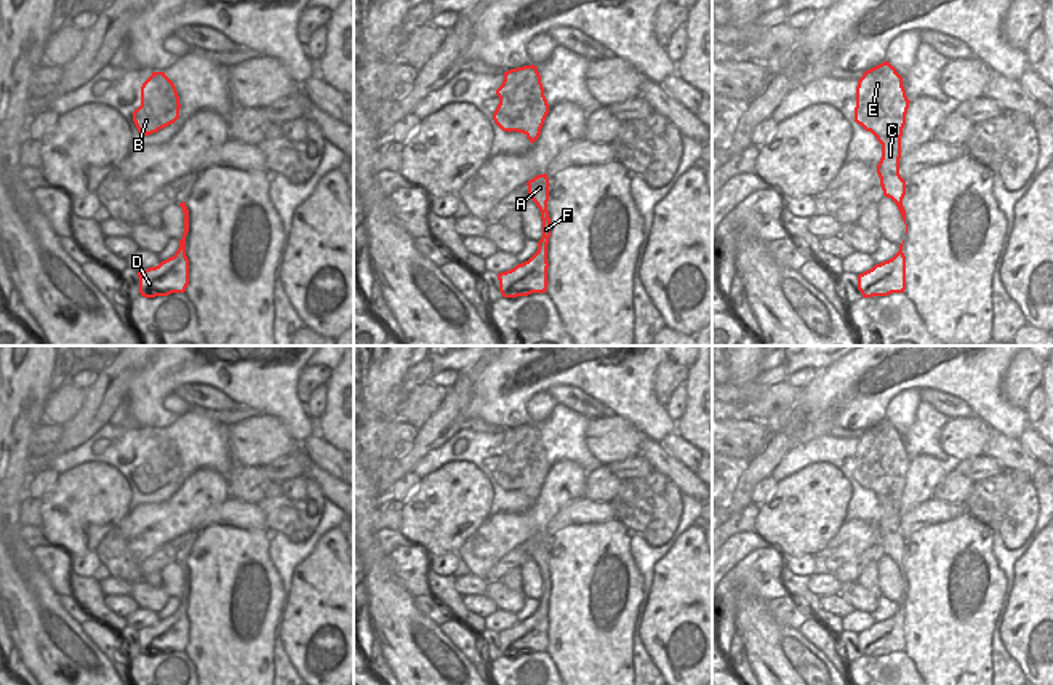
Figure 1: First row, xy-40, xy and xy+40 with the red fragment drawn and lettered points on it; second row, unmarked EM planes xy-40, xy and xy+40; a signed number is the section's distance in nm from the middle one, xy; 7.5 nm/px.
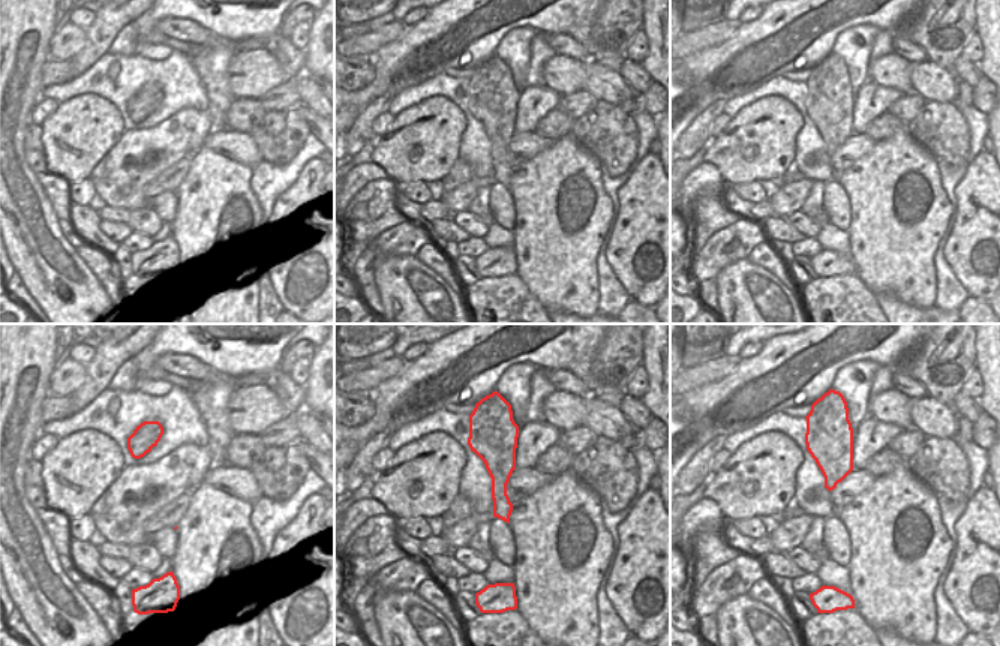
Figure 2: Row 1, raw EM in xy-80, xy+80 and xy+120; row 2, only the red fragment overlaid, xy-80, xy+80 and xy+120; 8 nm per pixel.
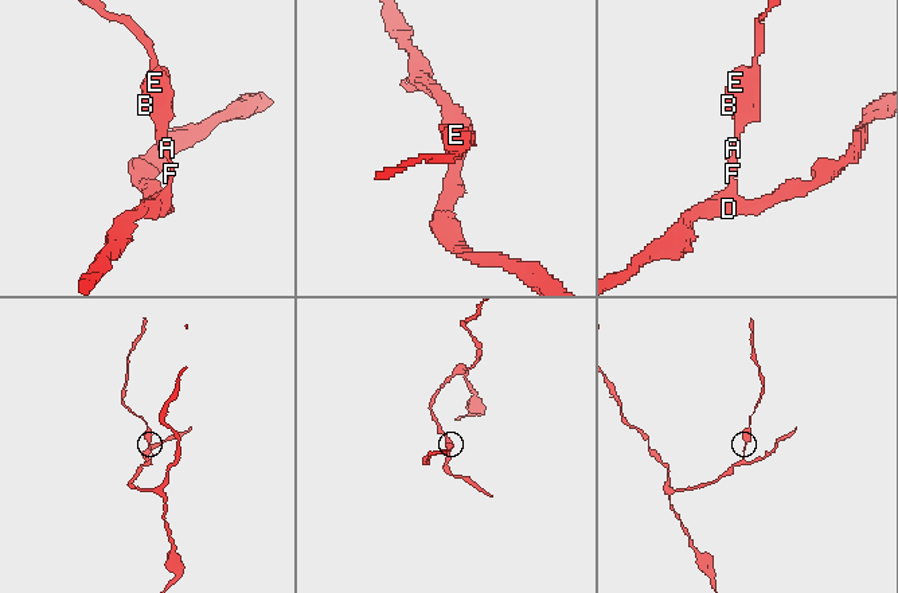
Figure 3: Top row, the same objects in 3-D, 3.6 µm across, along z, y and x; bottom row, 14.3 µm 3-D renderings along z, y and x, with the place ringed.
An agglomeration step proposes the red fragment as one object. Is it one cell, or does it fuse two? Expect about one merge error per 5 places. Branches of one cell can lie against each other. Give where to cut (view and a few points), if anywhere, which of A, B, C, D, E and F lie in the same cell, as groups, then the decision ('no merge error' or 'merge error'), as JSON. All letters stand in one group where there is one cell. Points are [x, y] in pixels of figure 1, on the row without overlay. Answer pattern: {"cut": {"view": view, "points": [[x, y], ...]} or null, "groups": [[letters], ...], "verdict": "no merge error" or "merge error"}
{"cut": null, "groups": [["A", "B", "C", "D", "E", "F"]], "verdict": "no merge error"}

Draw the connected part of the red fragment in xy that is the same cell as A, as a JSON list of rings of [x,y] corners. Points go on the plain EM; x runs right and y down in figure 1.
[[[538,533],[526,541],[531,559],[541,570],[543,595],[538,600],[538,610],[514,627],[498,632],[499,650],[504,656],[528,655],[531,651],[546,651],[547,648],[547,602],[551,595],[551,576],[547,570],[549,536]]]

